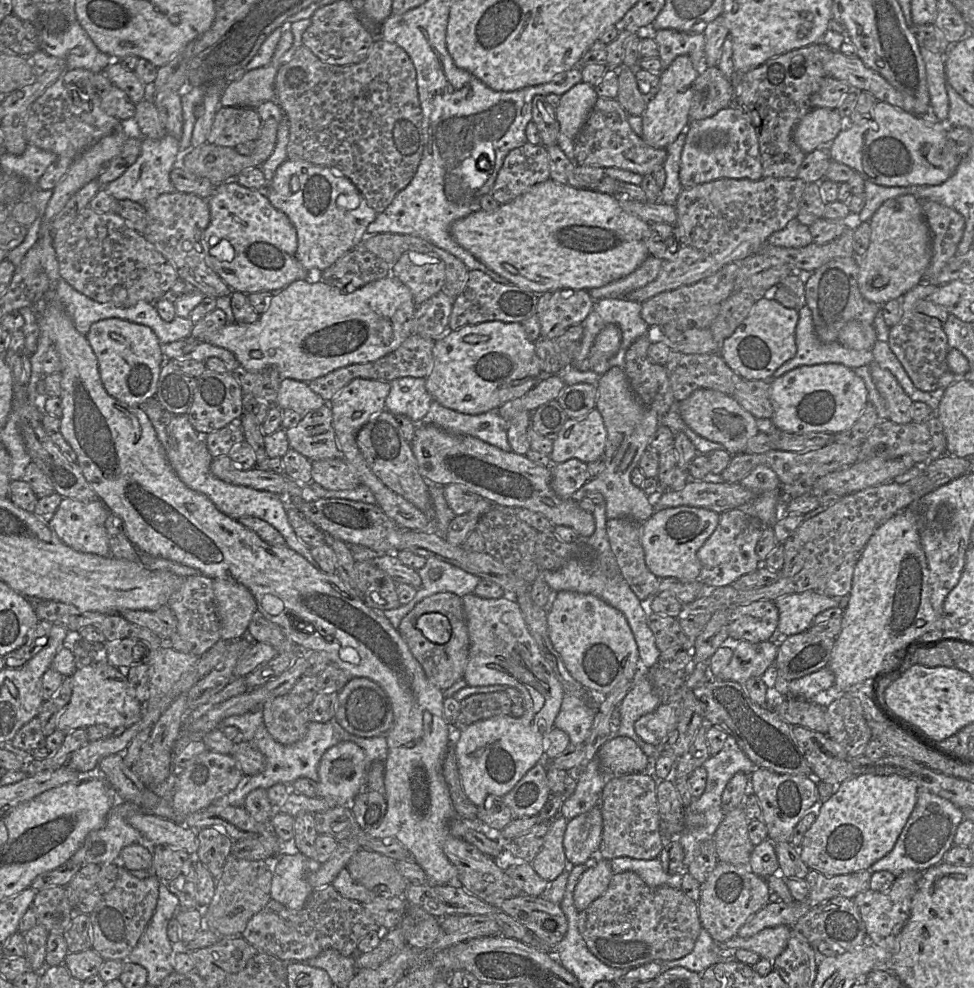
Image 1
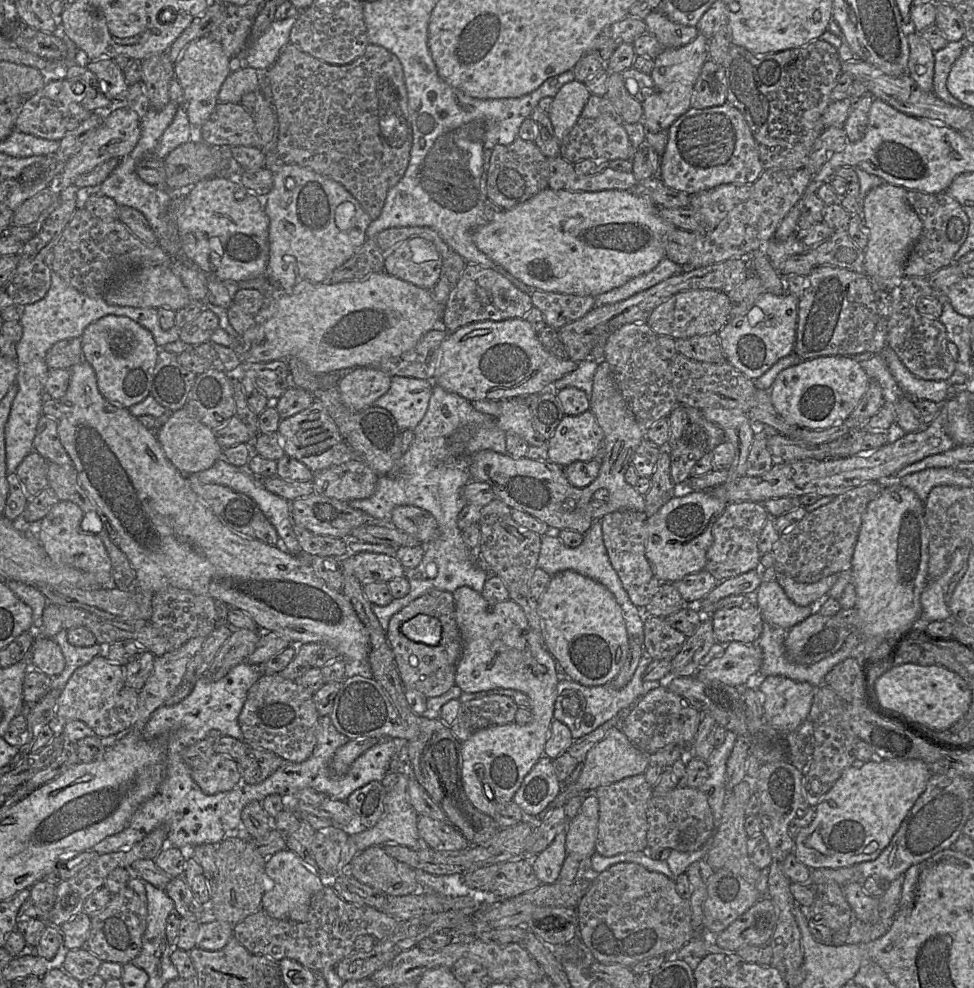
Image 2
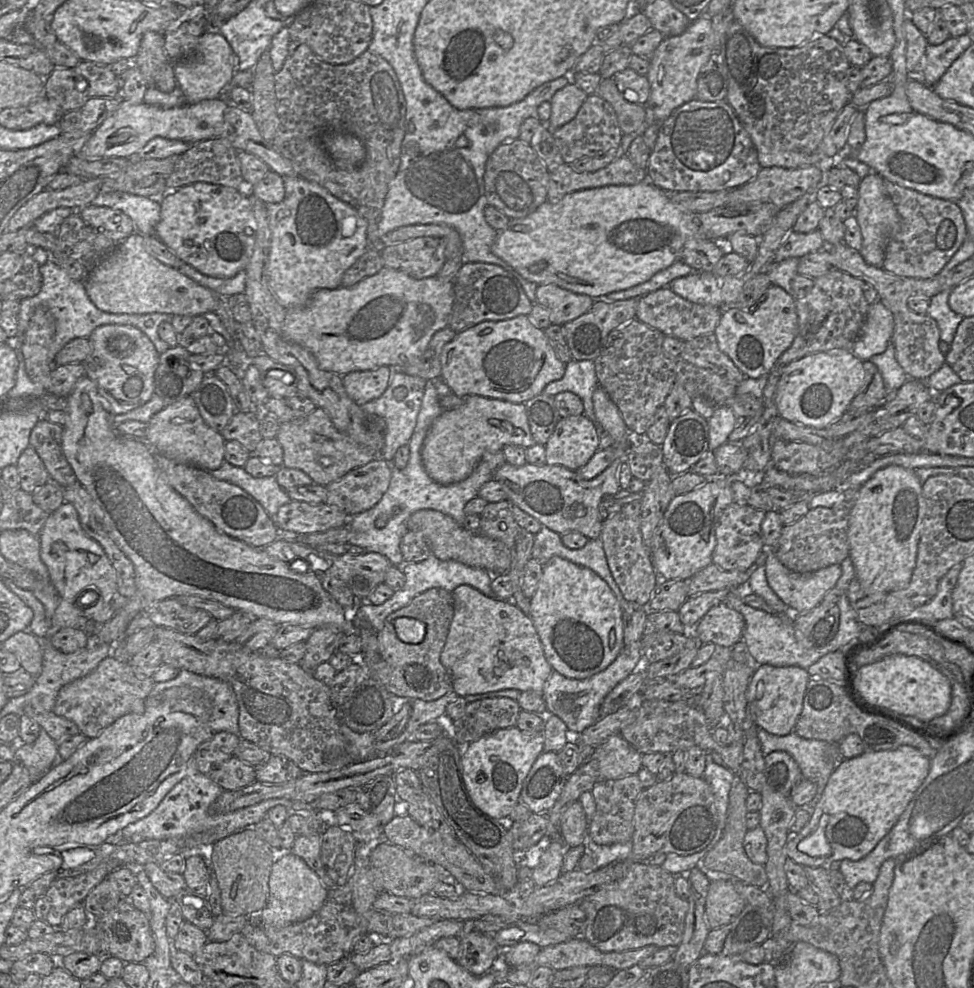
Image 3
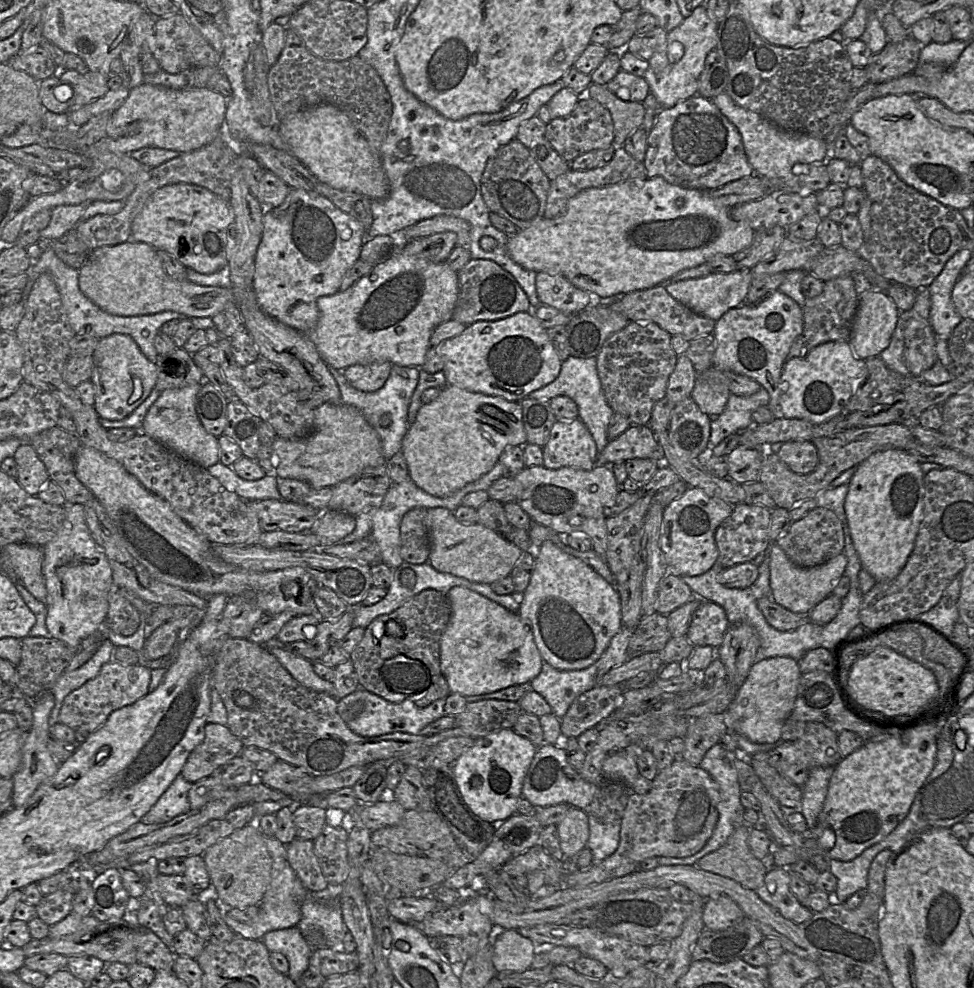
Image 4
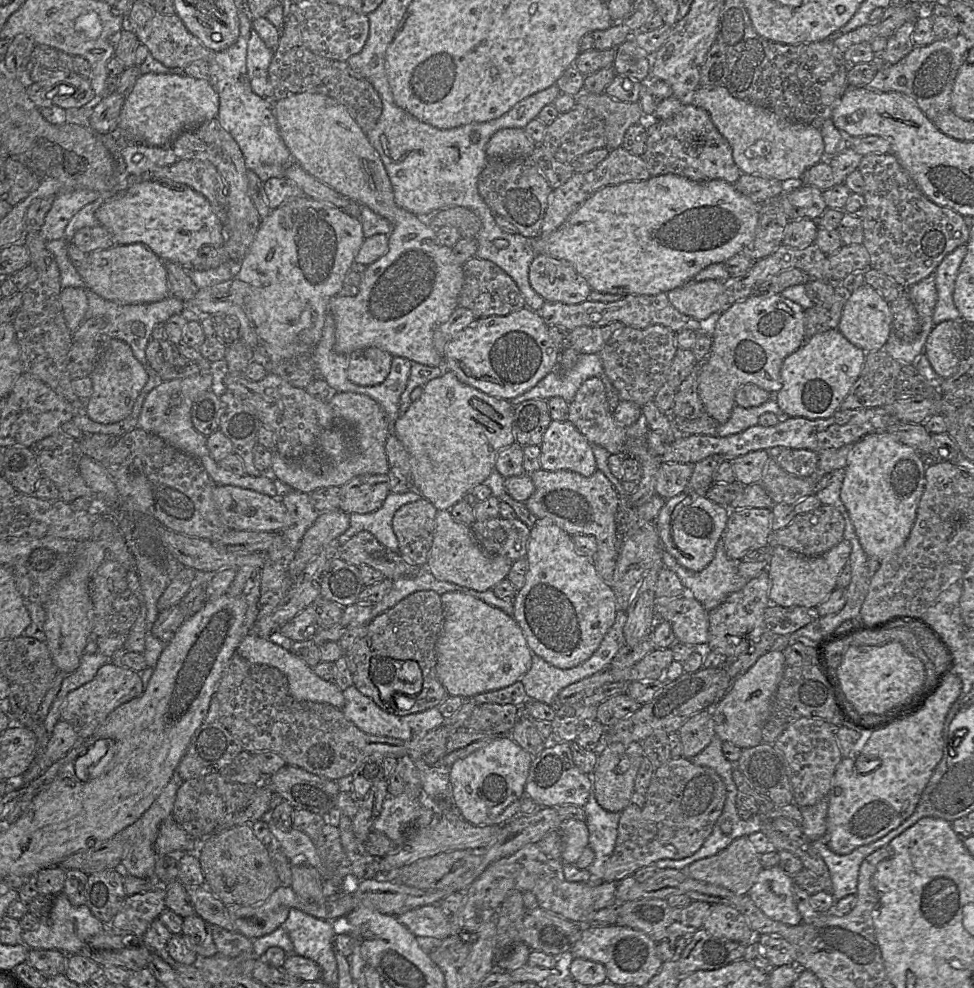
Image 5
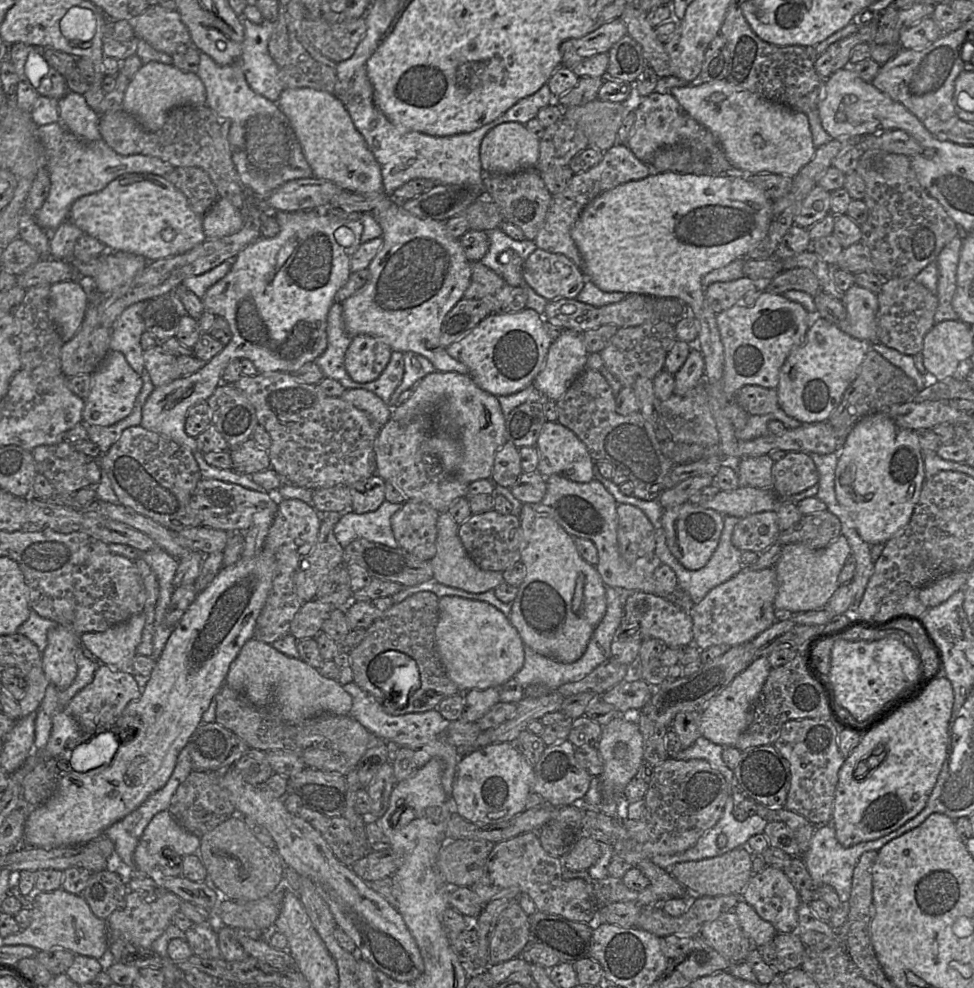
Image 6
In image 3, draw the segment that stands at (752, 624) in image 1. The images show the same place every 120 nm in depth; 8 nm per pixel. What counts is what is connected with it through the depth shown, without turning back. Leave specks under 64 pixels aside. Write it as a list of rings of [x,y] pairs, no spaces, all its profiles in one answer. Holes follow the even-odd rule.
[[[720,603],[710,608],[692,630],[703,644],[714,643],[723,647],[734,647],[742,643],[742,635],[745,627],[744,617],[726,603]]]

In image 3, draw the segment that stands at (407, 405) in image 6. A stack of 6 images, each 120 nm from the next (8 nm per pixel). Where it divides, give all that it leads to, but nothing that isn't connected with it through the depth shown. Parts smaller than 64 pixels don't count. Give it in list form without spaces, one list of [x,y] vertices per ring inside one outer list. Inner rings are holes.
[[[469,395],[462,405],[445,410],[433,421],[423,442],[421,458],[432,480],[450,485],[468,478],[484,453],[495,453],[506,445],[529,448],[535,444],[523,403]]]

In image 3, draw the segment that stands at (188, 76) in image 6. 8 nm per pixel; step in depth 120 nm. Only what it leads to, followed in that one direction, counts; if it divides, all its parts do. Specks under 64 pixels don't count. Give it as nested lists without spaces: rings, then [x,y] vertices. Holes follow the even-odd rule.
[[[225,92],[216,99],[202,100],[174,108],[161,108],[144,102],[125,101],[101,126],[93,132],[77,157],[94,160],[98,158],[128,158],[137,154],[155,137],[177,139],[191,144],[220,138],[224,112],[229,105]]]

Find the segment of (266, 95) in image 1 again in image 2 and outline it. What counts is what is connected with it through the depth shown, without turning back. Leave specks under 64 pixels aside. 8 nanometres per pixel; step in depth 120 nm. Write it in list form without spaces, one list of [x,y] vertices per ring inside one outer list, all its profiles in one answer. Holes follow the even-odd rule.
[[[250,67],[231,72],[220,88],[219,103],[240,103],[245,94],[261,91],[262,73]]]

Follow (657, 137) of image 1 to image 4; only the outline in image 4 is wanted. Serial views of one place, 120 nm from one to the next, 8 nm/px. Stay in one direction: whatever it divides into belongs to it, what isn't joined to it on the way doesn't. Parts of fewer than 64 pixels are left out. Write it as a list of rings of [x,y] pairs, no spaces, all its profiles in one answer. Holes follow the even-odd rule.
[[[700,5],[683,22],[667,34],[666,42],[648,60],[644,78],[662,108],[671,108],[678,102],[698,95],[698,79],[704,69],[706,57],[716,49],[717,22],[709,15],[706,6]]]

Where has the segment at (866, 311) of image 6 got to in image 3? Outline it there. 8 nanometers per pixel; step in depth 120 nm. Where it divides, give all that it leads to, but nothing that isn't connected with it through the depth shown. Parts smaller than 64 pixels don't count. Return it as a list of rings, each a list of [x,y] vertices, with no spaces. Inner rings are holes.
[[[880,300],[870,304],[860,336],[853,346],[853,354],[867,361],[883,353],[891,342],[893,331],[891,311]]]

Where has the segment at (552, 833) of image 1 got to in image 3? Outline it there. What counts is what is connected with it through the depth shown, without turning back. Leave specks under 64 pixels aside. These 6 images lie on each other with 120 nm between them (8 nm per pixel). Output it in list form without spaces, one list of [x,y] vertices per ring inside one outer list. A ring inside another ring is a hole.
[[[552,840],[541,855],[538,865],[532,868],[532,879],[536,887],[554,882],[562,874],[562,864],[567,845],[564,841]]]

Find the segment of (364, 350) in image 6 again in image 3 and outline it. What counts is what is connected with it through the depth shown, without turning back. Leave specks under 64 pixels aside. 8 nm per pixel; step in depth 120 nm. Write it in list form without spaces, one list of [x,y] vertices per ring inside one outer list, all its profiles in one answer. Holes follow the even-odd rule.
[[[381,366],[373,370],[354,371],[342,376],[342,383],[347,395],[357,405],[379,398],[386,390],[393,369]]]

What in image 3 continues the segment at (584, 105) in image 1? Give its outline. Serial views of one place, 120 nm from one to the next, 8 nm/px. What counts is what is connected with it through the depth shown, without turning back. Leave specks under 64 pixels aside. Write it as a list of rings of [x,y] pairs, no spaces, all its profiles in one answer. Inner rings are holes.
[[[572,82],[556,91],[550,100],[551,116],[546,123],[548,128],[554,131],[574,119],[587,96]]]

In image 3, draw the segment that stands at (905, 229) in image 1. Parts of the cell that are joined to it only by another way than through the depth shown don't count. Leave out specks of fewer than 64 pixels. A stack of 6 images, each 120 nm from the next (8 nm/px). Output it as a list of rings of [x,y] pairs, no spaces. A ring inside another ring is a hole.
[[[871,172],[861,180],[858,187],[859,200],[855,209],[855,216],[862,233],[860,253],[869,265],[883,268],[885,250],[889,238],[898,230],[900,218],[886,190],[884,179],[877,173]]]

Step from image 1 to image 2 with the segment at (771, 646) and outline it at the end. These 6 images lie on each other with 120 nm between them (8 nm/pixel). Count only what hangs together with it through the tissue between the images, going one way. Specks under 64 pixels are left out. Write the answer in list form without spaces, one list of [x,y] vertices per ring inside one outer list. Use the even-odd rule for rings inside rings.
[[[732,641],[727,644],[725,652],[721,657],[715,657],[707,665],[700,667],[694,676],[703,682],[720,681],[724,684],[744,687],[749,676],[760,670],[762,660],[763,652],[757,643],[744,644]]]

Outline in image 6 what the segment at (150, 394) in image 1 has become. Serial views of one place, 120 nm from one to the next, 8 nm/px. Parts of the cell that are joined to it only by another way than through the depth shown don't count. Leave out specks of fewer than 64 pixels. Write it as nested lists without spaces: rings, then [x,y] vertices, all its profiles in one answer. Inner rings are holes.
[[[110,351],[99,368],[92,375],[92,389],[85,400],[83,423],[108,427],[128,417],[142,390],[143,380],[128,364],[125,356],[118,351]]]

